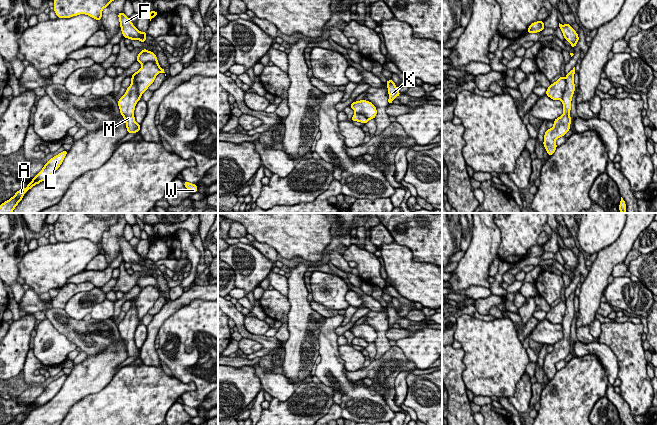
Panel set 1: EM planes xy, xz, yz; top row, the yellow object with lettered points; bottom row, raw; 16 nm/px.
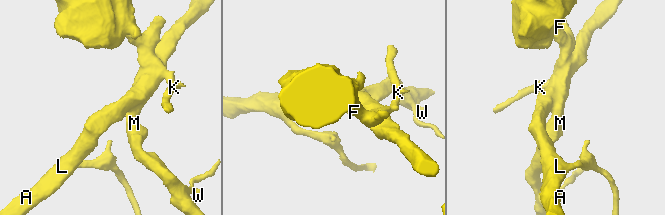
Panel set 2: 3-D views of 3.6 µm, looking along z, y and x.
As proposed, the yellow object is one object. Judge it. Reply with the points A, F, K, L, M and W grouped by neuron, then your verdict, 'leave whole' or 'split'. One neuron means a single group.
groups A L / F K M W; split

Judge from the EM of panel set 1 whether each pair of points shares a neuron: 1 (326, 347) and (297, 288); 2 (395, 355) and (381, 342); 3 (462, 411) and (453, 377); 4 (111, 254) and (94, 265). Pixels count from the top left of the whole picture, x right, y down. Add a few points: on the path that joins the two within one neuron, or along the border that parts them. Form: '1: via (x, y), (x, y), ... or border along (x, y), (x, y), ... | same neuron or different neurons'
1: border along (325, 317), (318, 336), (318, 355) | different neurons
2: border along (391, 346), (380, 357), (375, 359) | different neurons
3: via (458, 403), (457, 391), (454, 385) | same neuron
4: border along (104, 255), (108, 265) | different neurons

